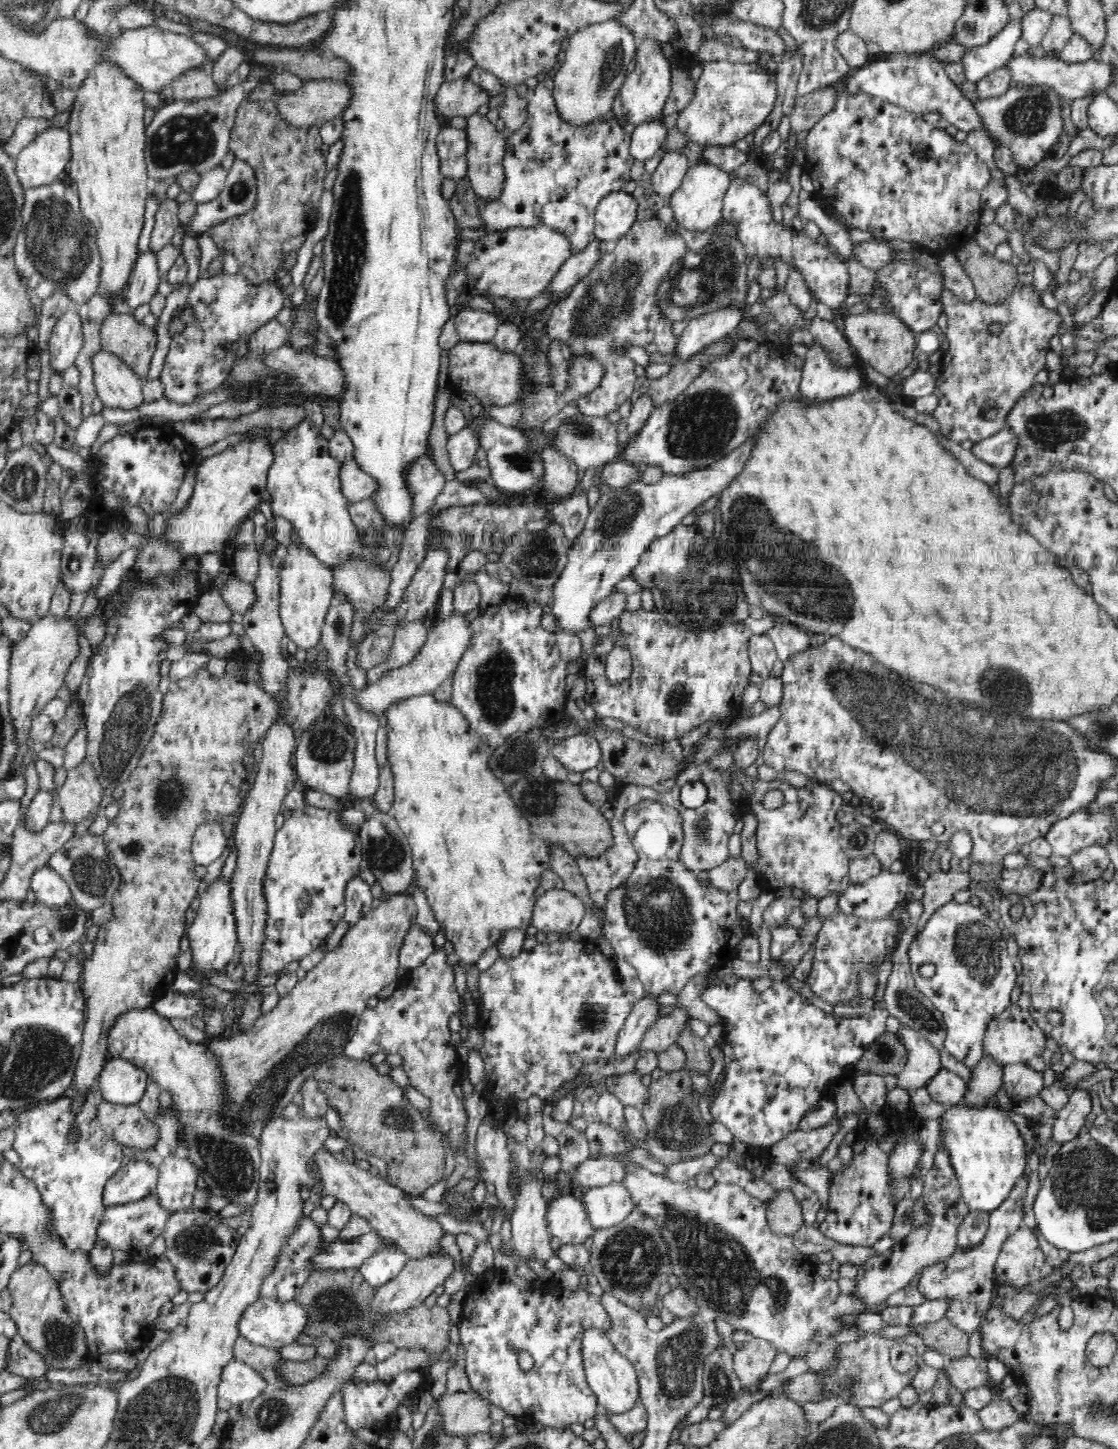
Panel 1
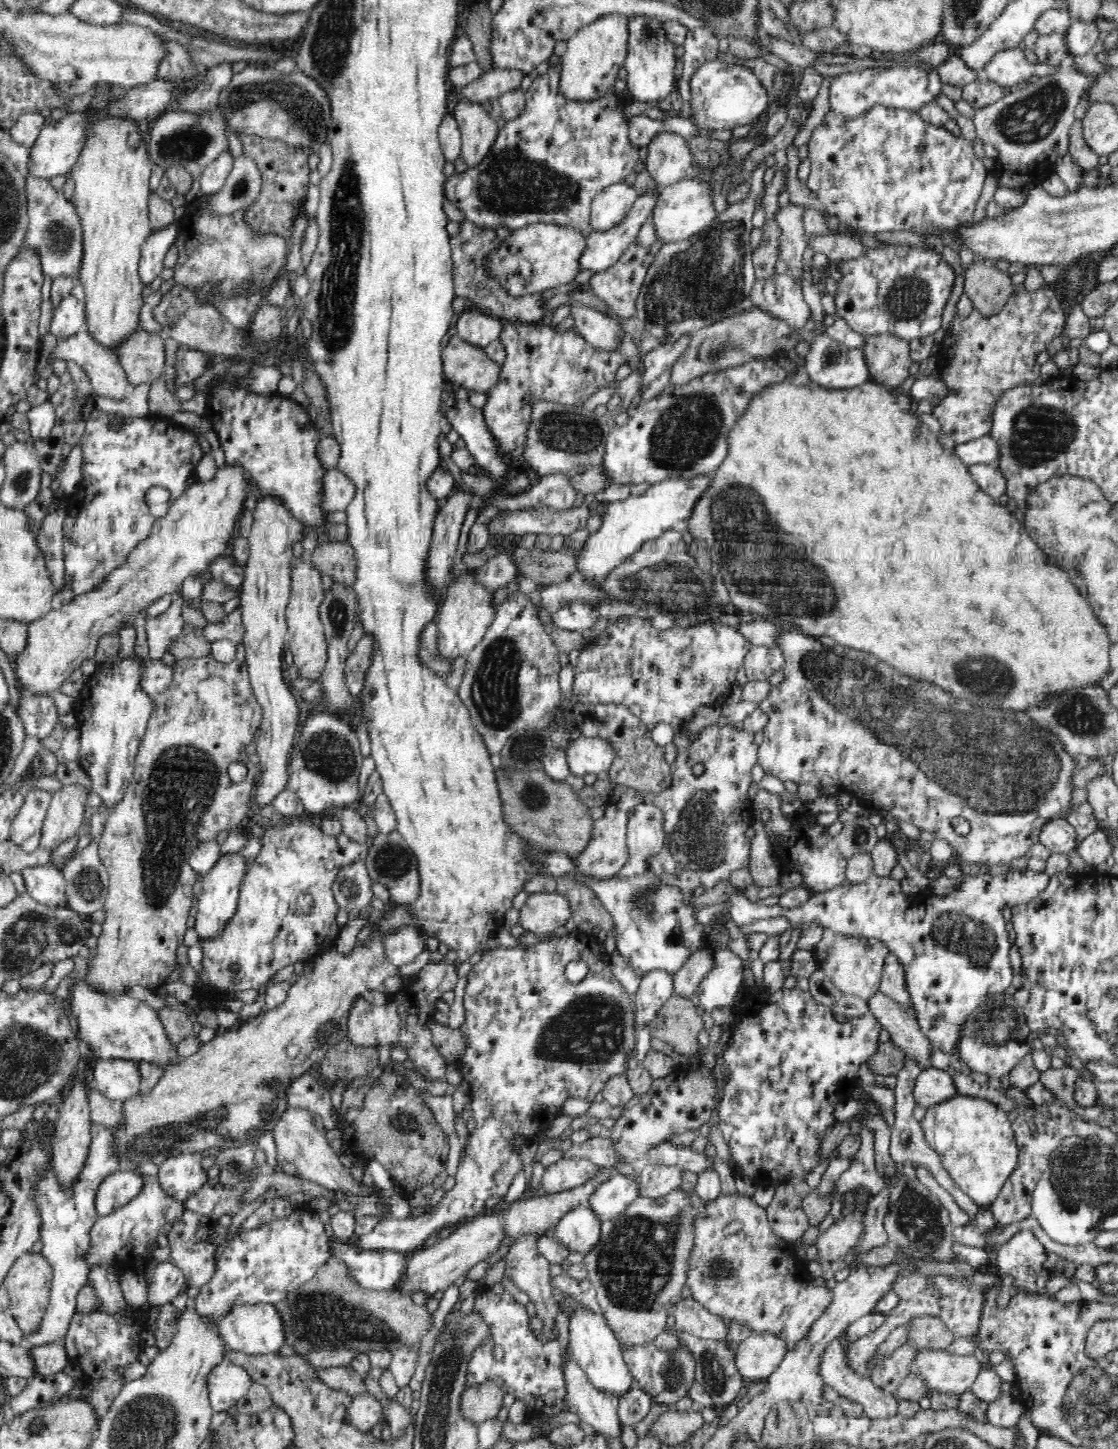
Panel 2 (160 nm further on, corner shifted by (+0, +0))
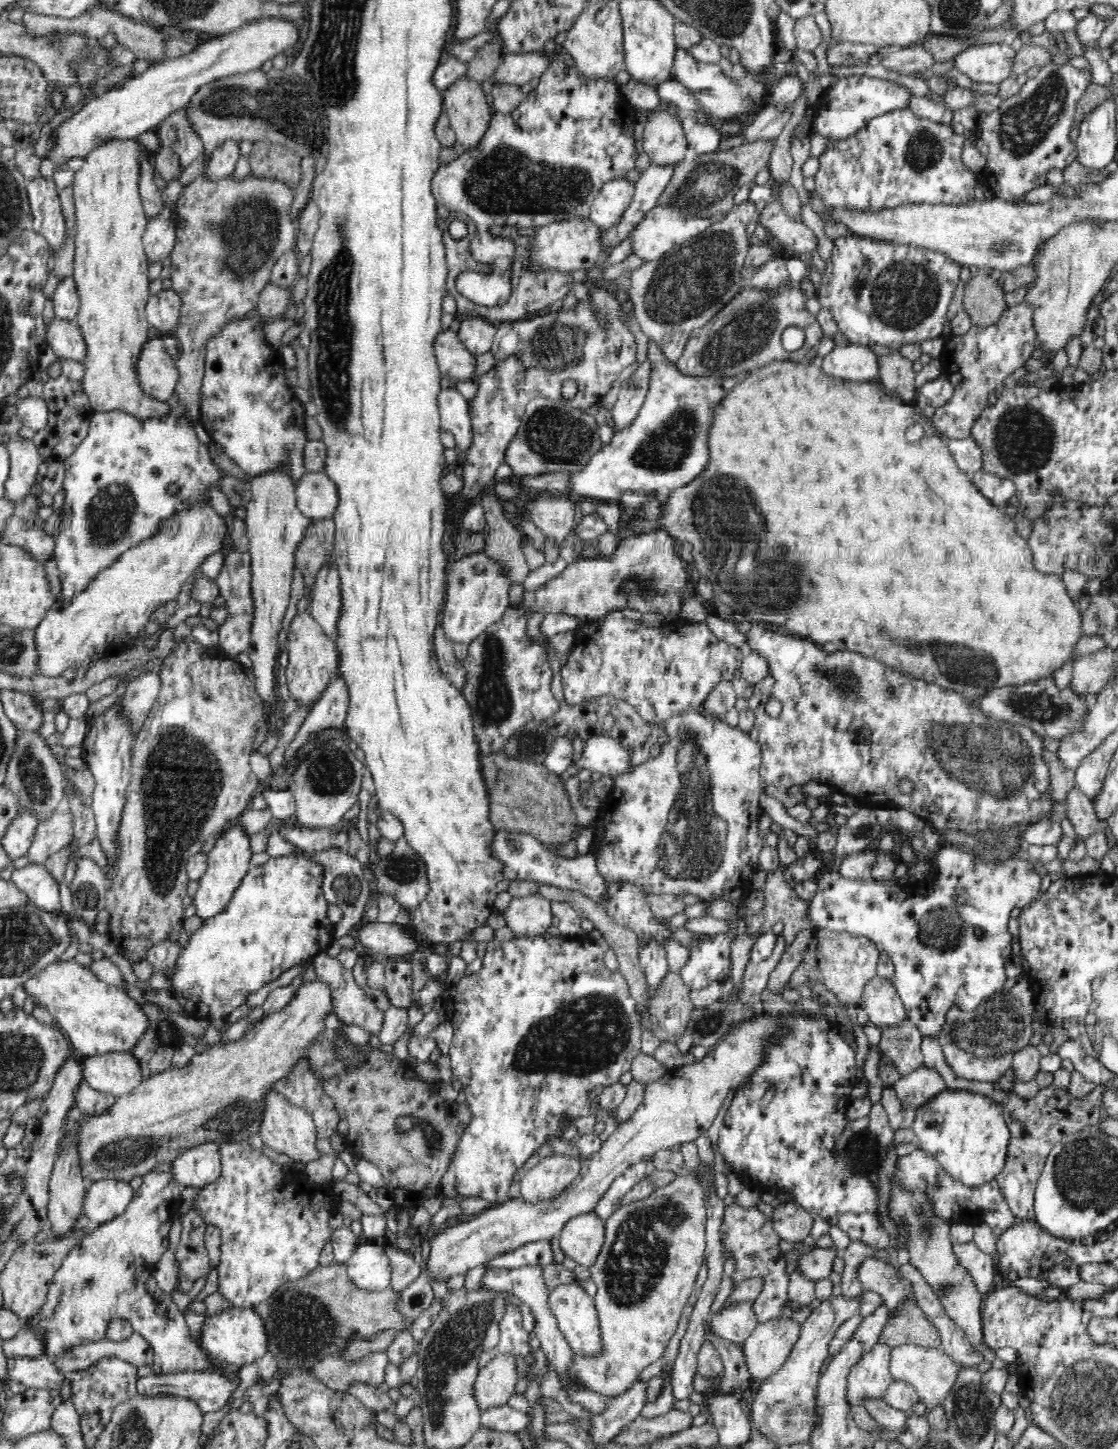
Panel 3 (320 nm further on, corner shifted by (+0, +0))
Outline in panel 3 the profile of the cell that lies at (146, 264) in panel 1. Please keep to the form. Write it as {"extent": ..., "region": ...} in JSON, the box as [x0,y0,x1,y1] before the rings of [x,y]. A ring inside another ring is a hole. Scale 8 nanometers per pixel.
{"extent":[142,215,176,264],"region":[[[165,215],[149,218],[142,237],[143,249],[149,264],[170,256],[176,244],[176,227]]]}

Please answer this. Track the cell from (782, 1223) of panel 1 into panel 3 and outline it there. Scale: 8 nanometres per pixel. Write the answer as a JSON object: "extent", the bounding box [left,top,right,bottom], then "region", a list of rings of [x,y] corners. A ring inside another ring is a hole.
{"extent":[770,1200,812,1244],"region":[[[794,1200],[775,1203],[770,1218],[775,1233],[790,1244],[811,1234],[812,1214]]]}

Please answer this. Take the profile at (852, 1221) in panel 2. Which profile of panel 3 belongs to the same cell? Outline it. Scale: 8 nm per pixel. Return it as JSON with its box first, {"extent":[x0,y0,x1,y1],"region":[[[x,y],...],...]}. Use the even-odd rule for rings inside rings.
{"extent":[798,1247,838,1282],"region":[[[812,1247],[812,1250],[803,1254],[798,1260],[798,1272],[804,1278],[816,1282],[822,1278],[828,1277],[832,1272],[832,1264],[836,1260],[838,1248],[820,1248]]]}

